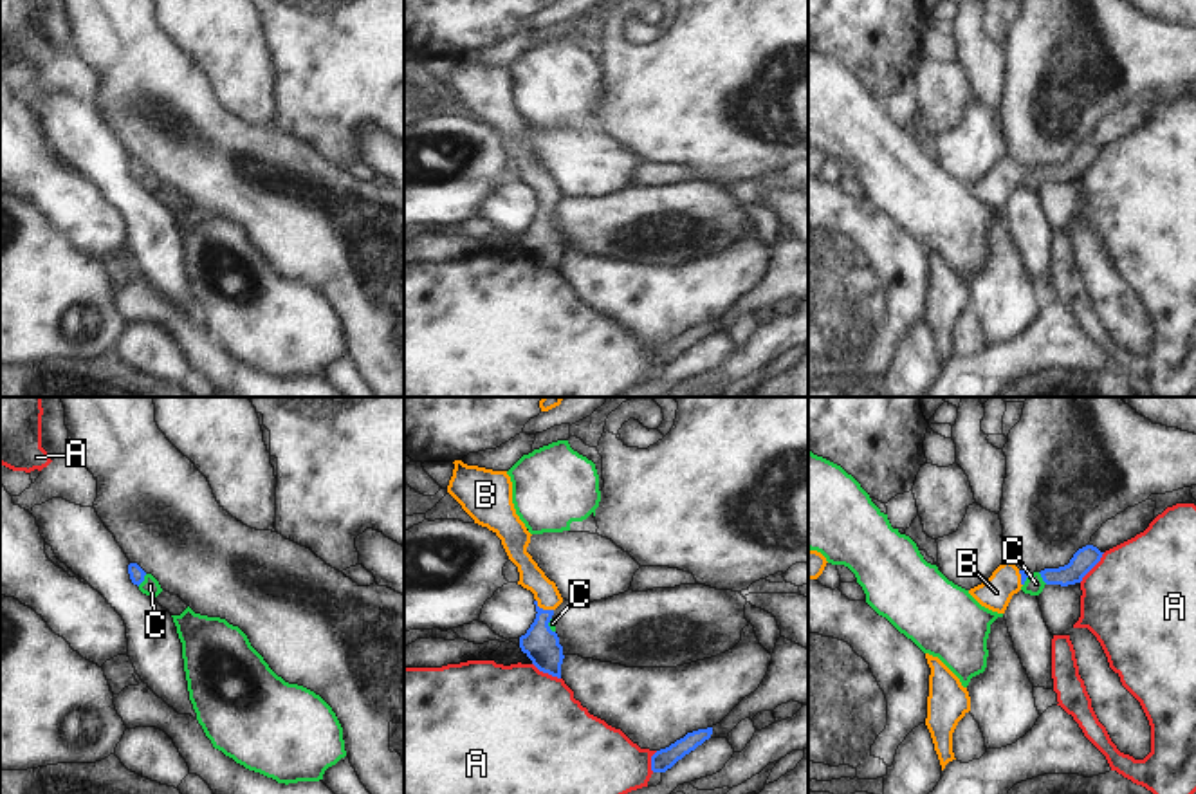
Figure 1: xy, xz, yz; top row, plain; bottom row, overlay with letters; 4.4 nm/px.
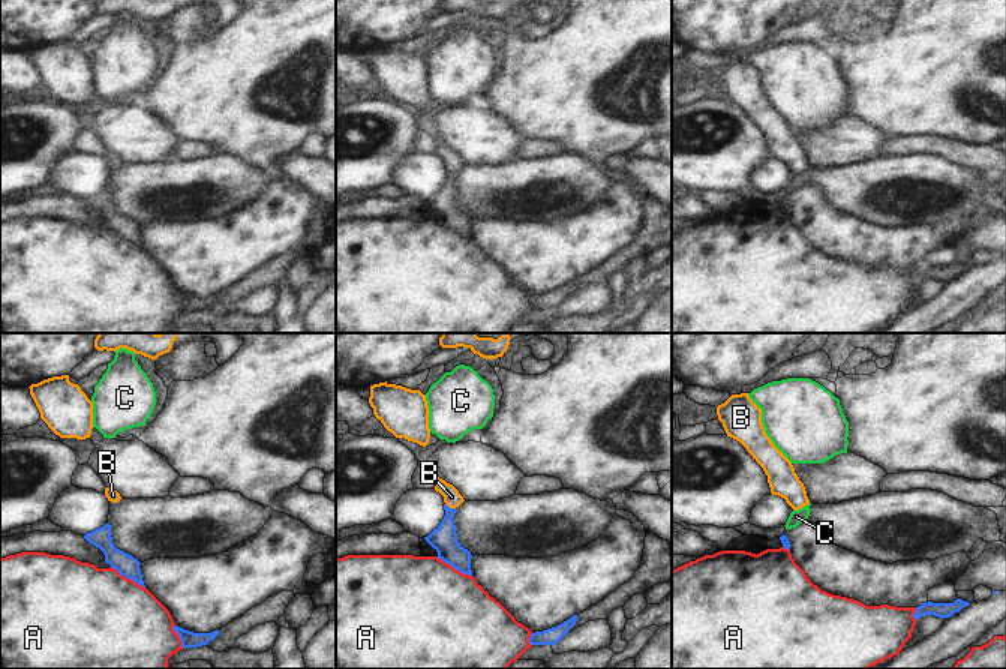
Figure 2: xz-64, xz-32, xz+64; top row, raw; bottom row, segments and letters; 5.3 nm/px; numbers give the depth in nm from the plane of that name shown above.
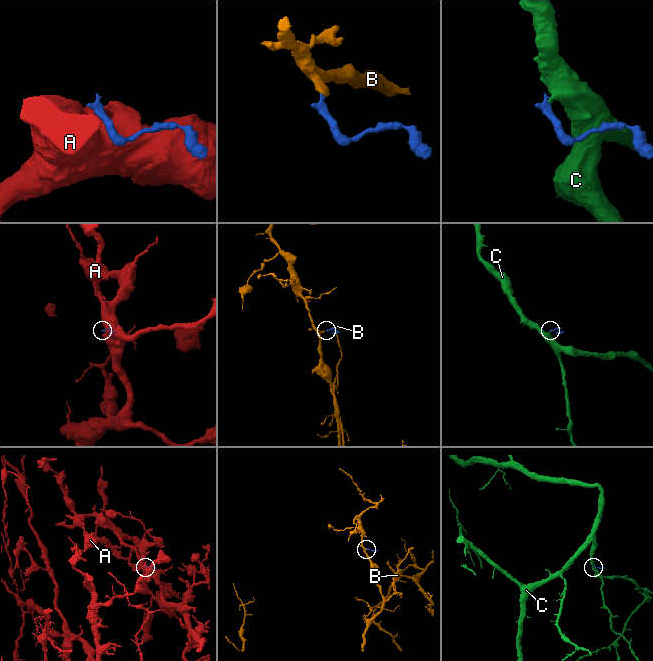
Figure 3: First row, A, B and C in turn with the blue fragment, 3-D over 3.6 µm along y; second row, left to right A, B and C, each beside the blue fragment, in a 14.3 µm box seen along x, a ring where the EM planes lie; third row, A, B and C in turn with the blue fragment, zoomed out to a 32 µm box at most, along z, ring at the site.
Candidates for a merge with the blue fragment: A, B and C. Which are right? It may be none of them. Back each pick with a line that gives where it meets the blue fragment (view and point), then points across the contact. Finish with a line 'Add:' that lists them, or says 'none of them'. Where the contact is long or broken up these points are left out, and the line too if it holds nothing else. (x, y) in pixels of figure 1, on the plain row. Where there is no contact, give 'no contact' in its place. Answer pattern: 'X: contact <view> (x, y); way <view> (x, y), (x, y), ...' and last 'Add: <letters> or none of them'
B: contact xz (542, 204); way xz (542, 240), (542, 204), (542, 183), (533, 174)
Add: B

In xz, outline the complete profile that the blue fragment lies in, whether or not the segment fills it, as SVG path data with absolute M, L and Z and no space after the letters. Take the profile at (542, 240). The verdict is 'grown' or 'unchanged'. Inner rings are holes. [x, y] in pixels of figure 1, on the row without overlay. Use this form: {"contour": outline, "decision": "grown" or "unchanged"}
{"contour": "M462 56L453 60L447 88L474 119L487 123L501 135L509 155L518 162L518 180L534 189L538 209L527 229L520 233L521 247L539 267L561 274L563 242L548 218L563 193L556 179L545 171L527 148L532 130L516 110L511 72L507 67L467 61Z", "decision": "grown"}

